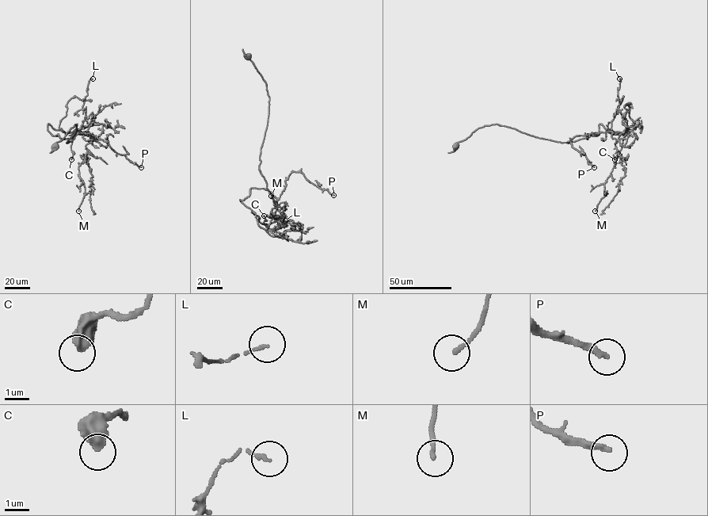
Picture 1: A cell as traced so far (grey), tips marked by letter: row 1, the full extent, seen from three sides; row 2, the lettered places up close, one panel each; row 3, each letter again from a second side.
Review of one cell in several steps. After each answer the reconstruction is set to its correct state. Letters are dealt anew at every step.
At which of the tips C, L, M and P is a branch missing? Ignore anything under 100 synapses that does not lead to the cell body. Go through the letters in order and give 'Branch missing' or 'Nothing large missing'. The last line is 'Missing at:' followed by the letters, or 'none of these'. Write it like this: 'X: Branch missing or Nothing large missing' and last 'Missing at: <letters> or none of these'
C: Nothing large missing
L: Nothing large missing
M: Nothing large missing
P: Branch missing
Missing at: P

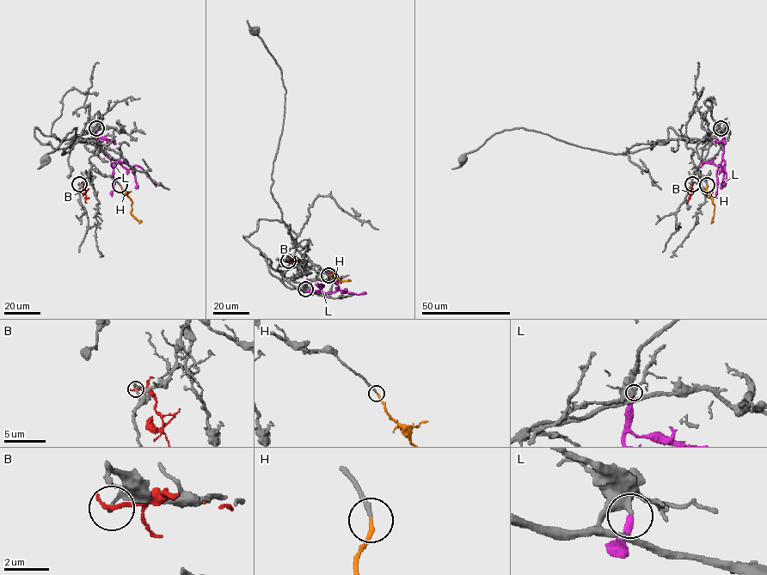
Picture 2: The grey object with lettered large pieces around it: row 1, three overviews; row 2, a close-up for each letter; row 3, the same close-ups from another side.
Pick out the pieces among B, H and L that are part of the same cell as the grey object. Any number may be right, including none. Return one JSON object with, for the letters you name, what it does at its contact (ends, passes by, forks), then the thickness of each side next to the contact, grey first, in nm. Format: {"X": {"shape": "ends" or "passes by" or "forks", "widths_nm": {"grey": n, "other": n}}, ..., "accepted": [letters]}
{"H": {"shape": "ends", "widths_nm": {"grey": 170, "other": 160}}, "accepted": ["H"]}

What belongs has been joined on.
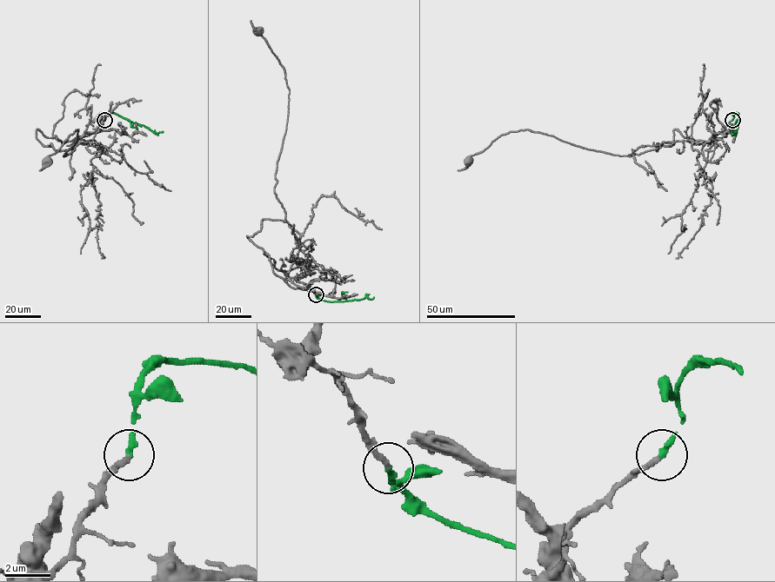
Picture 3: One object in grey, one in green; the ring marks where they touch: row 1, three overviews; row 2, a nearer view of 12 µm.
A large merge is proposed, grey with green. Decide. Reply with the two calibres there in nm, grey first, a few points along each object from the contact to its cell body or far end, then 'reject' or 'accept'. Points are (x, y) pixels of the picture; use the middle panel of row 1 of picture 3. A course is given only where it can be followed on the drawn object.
240/280 nm | grey via (316, 294), (288, 274), (300, 250), (300, 235), (286, 221), (274, 186), (290, 89), (283, 67), (259, 29) | green via (316, 294), (328, 301), (373, 297) | accept

